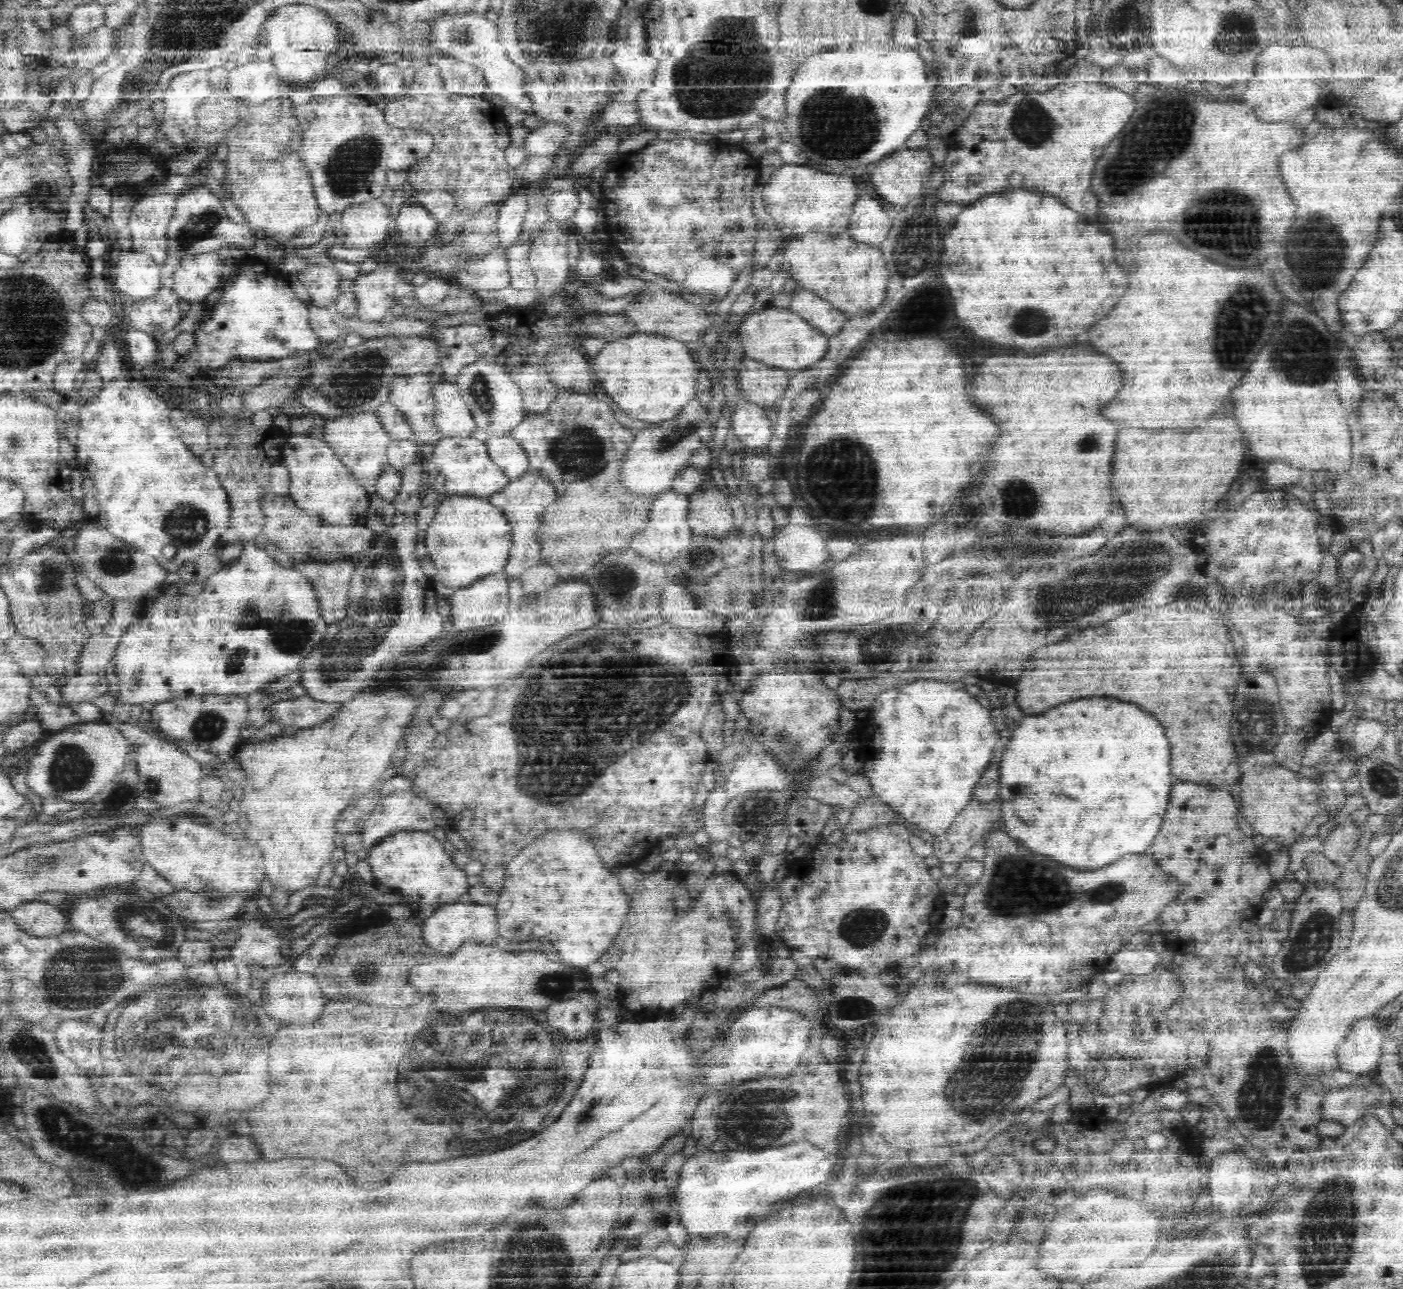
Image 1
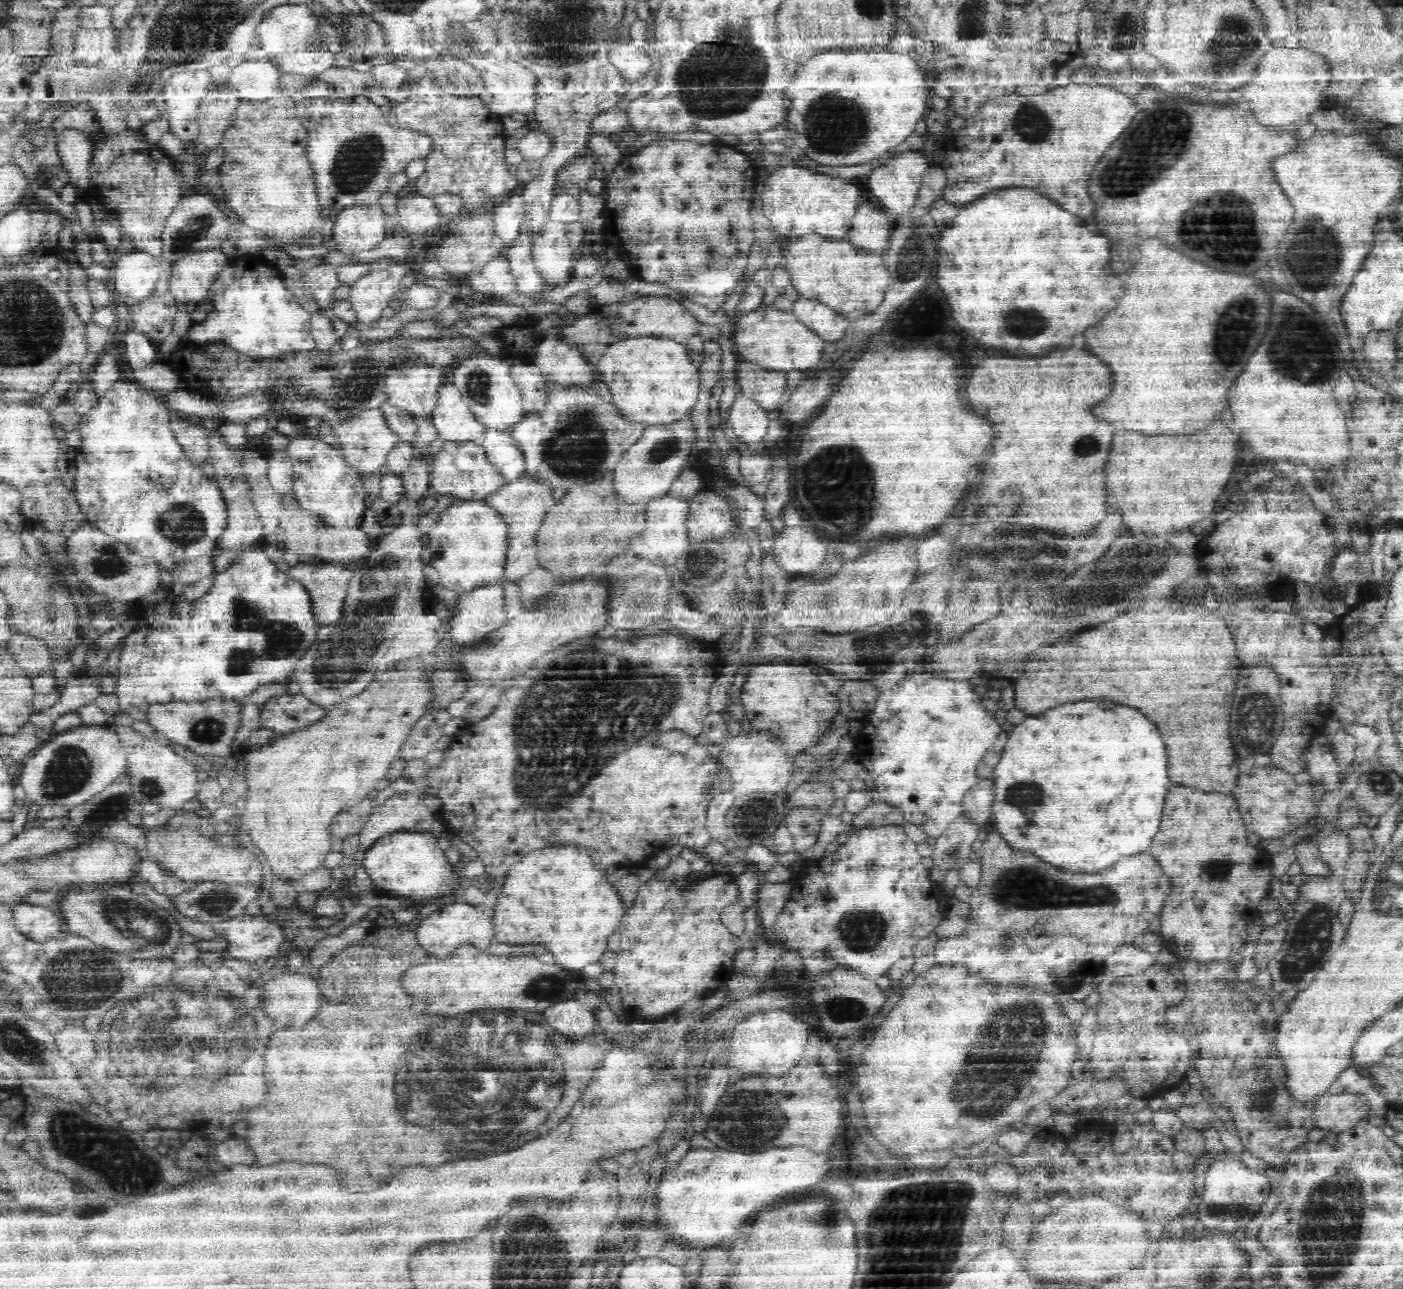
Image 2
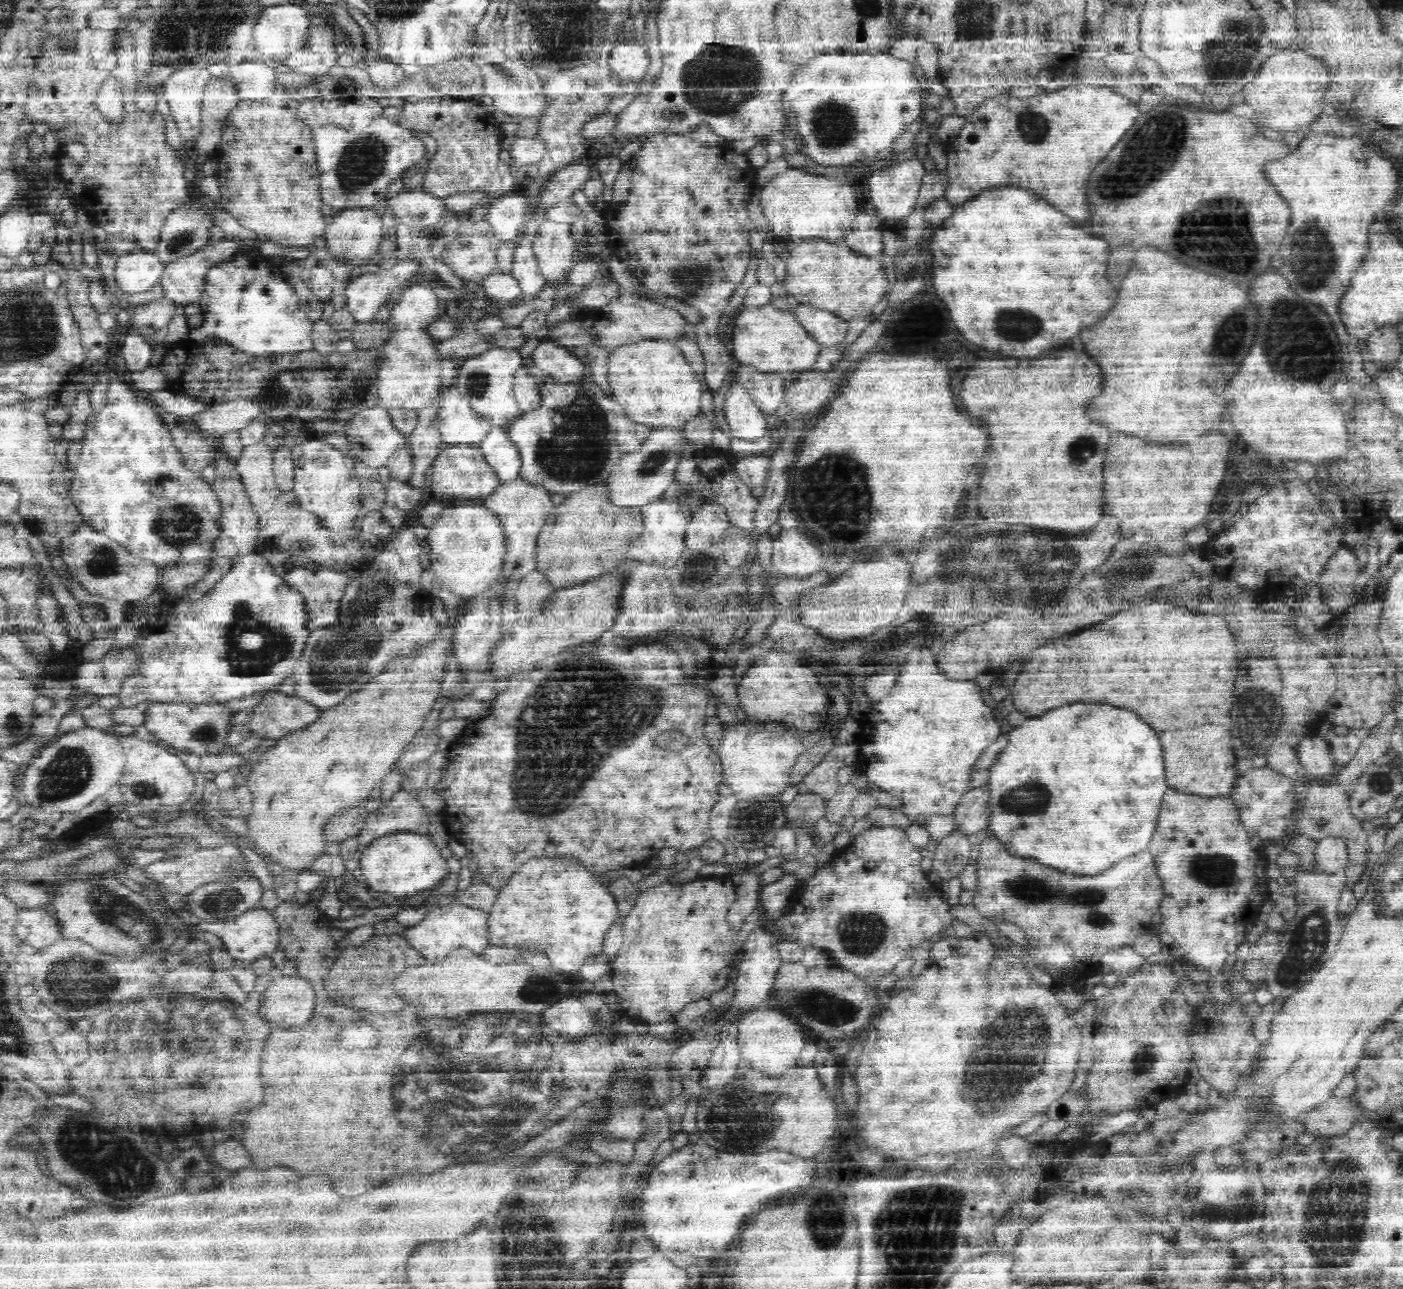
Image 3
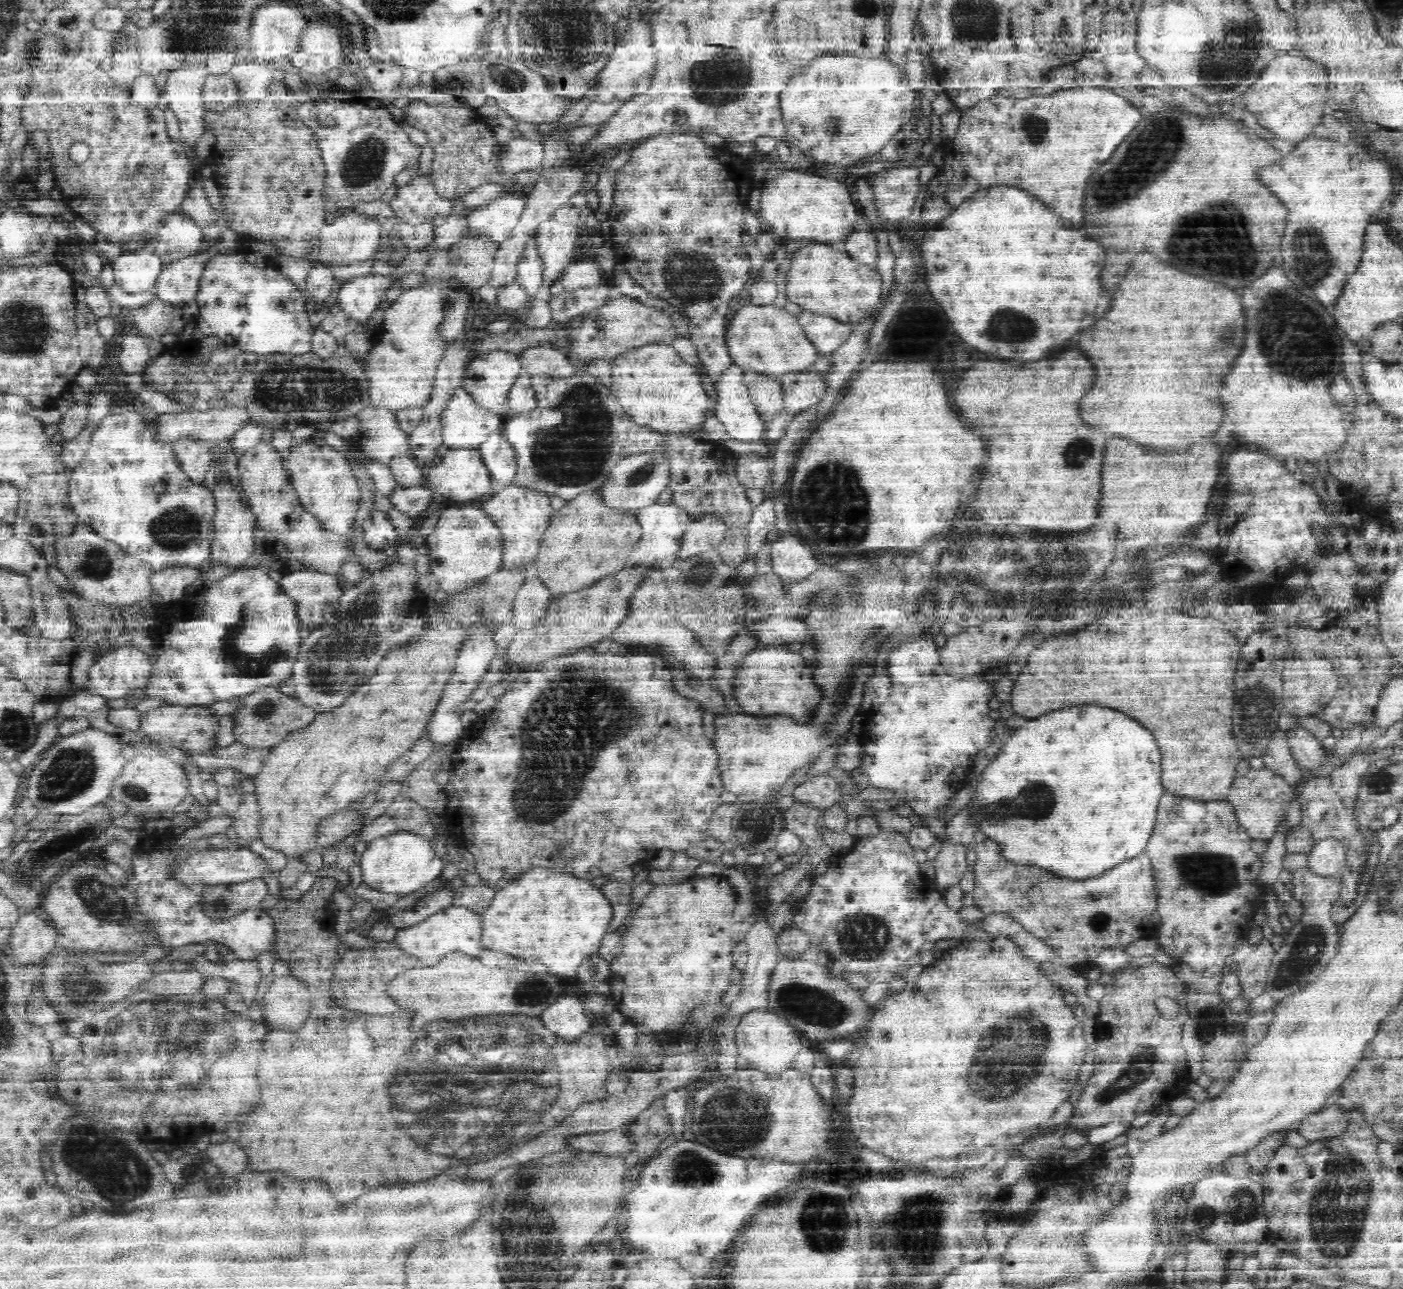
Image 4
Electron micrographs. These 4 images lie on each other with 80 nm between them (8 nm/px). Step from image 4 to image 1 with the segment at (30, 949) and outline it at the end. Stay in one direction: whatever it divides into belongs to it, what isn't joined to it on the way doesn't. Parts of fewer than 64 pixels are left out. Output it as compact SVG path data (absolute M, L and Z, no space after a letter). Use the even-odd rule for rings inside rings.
M28 901L13 908L10 916L27 934L38 936L59 935L69 930L69 915L66 907L42 902Z

